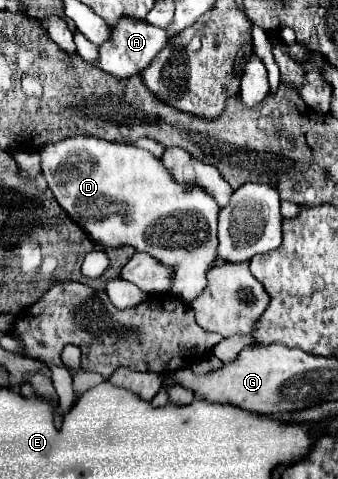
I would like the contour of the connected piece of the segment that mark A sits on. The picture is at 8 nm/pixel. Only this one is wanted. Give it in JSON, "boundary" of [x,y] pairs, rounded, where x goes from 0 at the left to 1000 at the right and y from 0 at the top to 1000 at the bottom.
{"boundary":[[[364,35],[334,56],[328,77],[305,94],[293,94],[293,140],[334,161],[376,165],[388,157],[417,152],[453,127],[453,119],[494,94],[494,86],[500,86],[494,61],[447,52],[429,40]]]}

